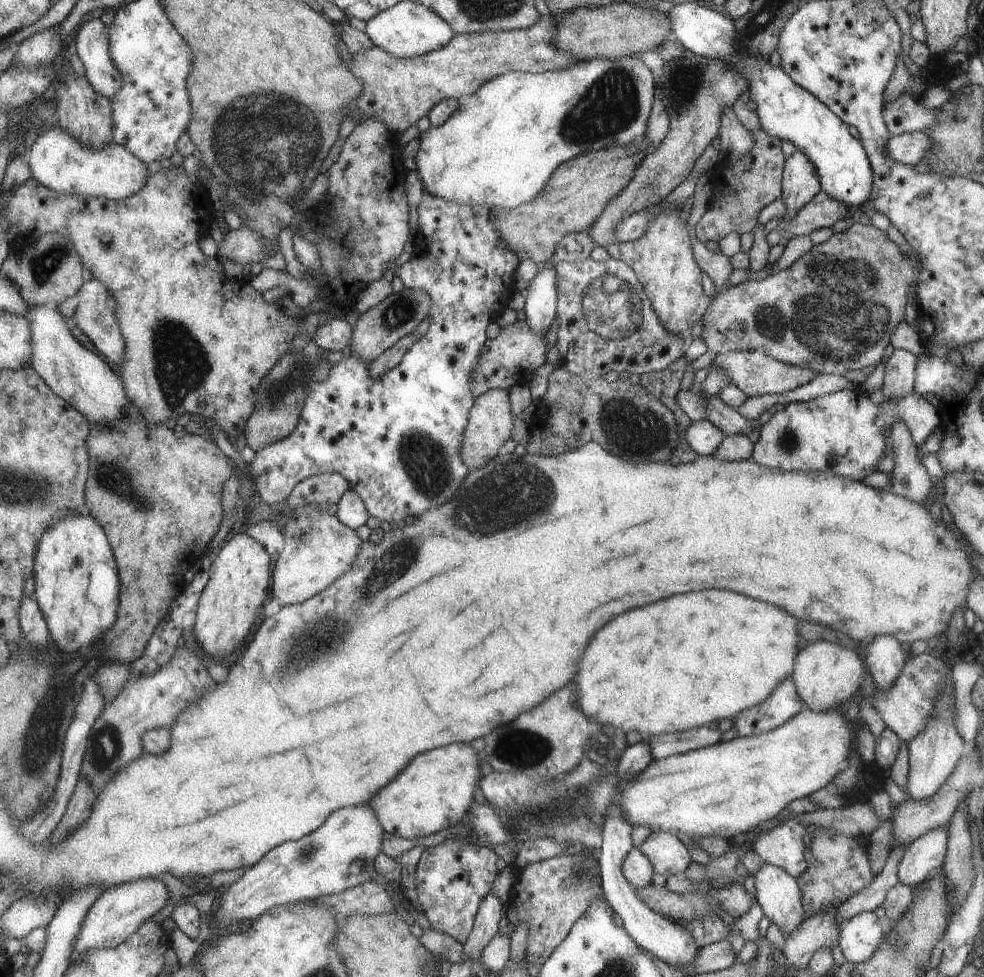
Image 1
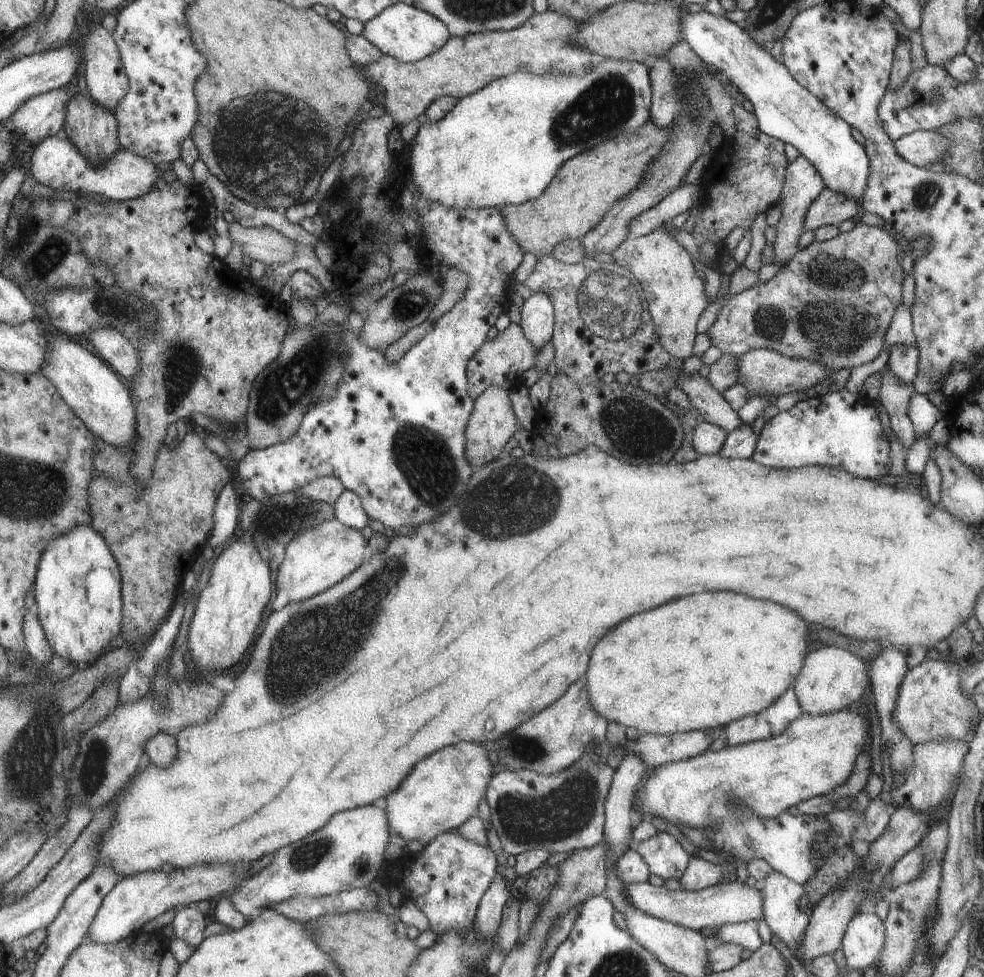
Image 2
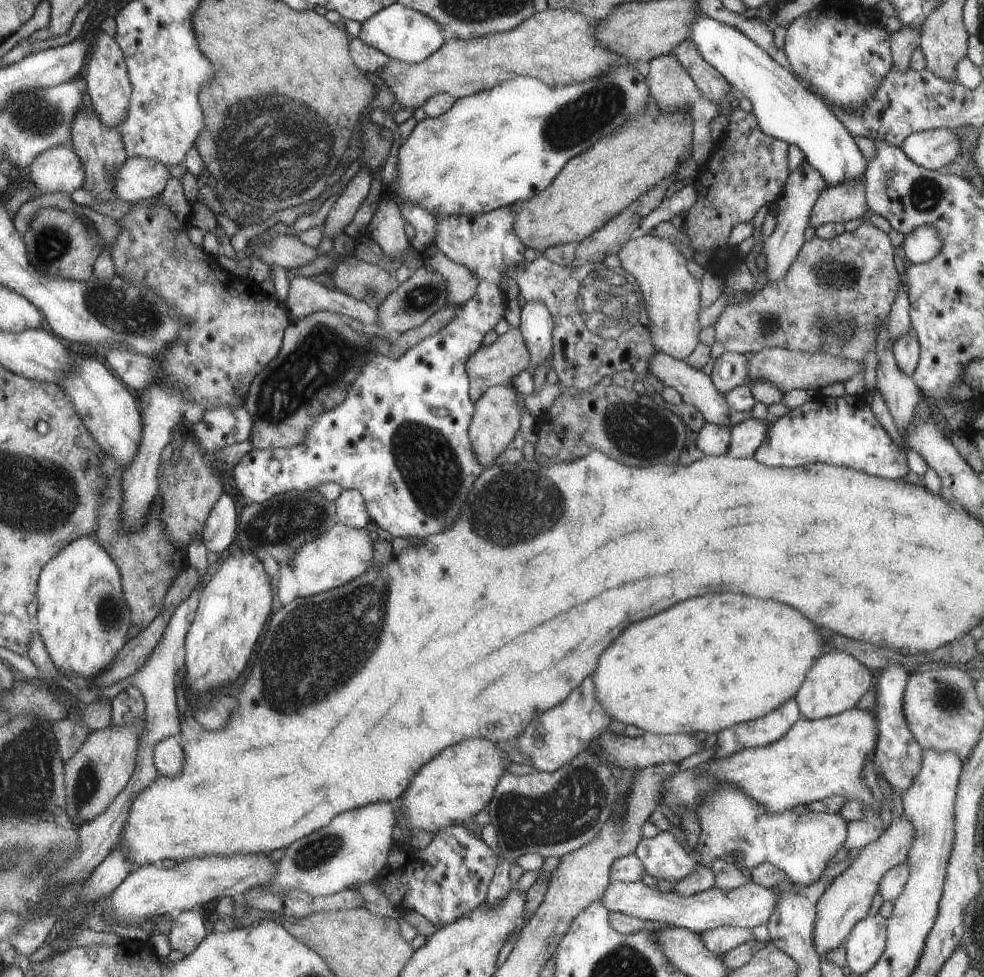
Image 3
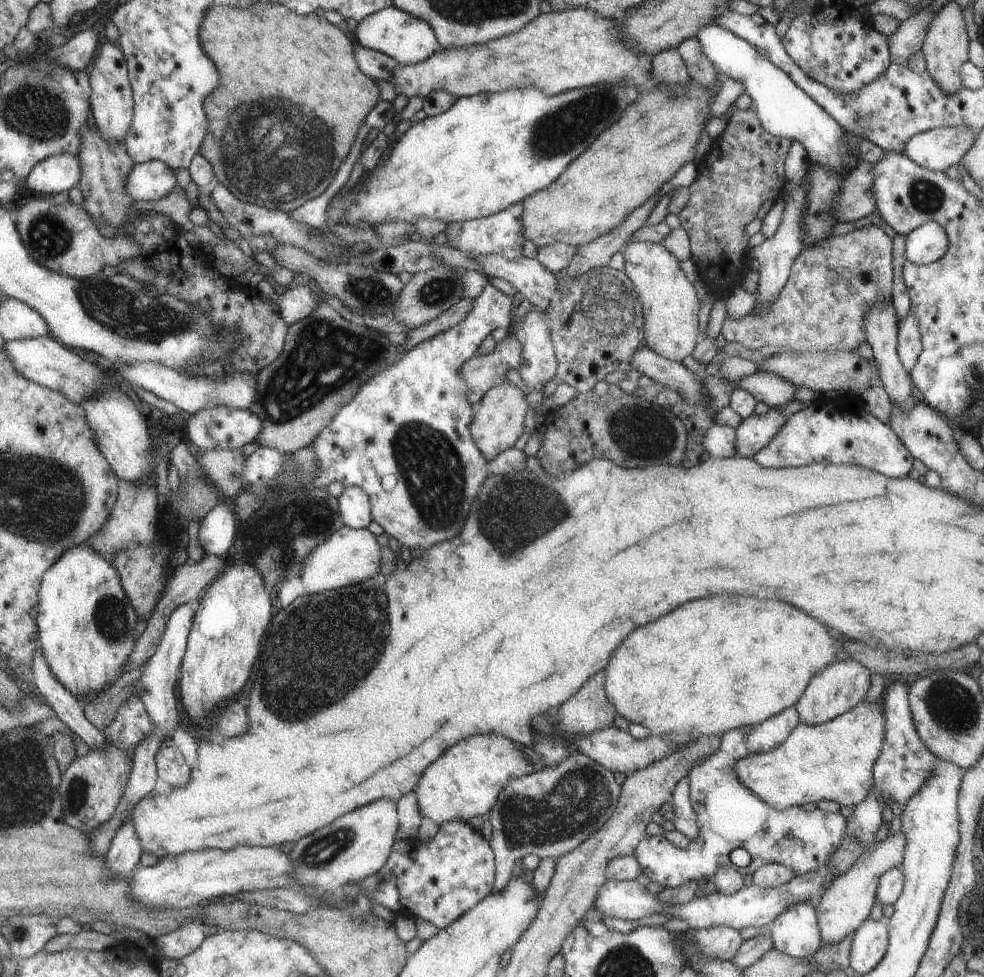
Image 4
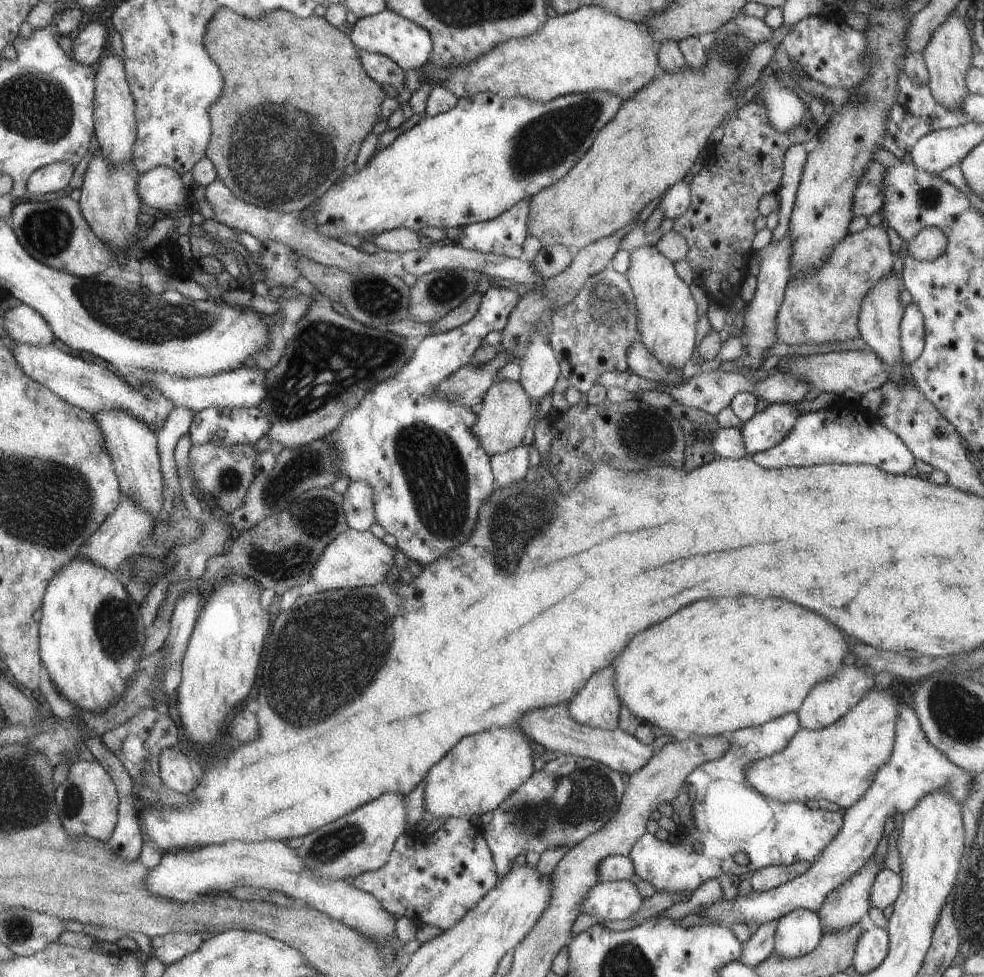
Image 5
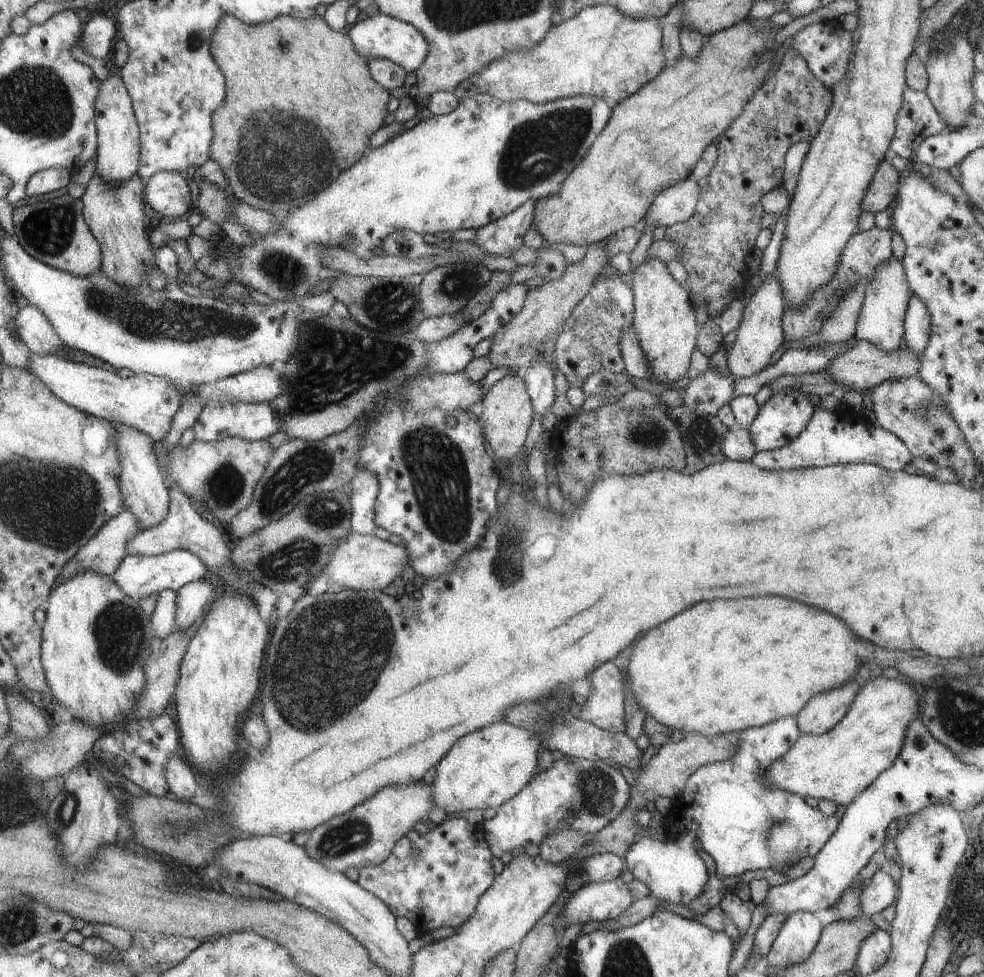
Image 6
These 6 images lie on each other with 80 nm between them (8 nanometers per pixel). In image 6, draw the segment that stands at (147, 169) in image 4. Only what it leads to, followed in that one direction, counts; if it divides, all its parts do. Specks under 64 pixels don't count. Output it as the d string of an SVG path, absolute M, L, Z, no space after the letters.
M157 171L145 180L144 188L145 202L155 212L167 218L177 220L181 215L186 214L188 209L194 205L189 199L189 189L185 180L179 173L173 171Z

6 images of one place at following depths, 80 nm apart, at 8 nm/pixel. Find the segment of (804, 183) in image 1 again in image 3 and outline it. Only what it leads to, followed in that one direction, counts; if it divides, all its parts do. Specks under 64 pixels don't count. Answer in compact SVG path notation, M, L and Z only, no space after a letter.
M805 160L793 168L789 172L788 181L785 182L784 193L777 198L777 213L775 215L776 223L773 233L769 237L763 239L761 246L761 254L765 256L765 274L767 274L767 282L779 281L787 268L793 262L793 258L797 256L797 252L804 244L803 233L808 227L809 212L819 197L819 192L826 188L826 183L821 178L821 174L814 170Z

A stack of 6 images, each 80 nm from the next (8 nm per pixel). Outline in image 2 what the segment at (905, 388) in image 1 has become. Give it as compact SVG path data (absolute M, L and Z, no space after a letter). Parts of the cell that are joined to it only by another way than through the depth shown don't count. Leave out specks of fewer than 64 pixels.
M905 344L891 346L891 353L884 369L889 370L901 384L912 384L919 371L919 348Z

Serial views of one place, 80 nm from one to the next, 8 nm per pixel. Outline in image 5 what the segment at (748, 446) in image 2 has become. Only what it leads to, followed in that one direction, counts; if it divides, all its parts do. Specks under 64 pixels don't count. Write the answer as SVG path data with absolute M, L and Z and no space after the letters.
M769 403L740 426L740 433L748 456L766 451L783 441L803 414L795 403Z

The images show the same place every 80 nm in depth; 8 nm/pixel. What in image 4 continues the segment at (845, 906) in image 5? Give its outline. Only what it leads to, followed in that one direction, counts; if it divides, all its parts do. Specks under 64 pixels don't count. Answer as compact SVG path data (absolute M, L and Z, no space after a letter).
M899 828L897 832L886 836L881 842L869 844L868 850L857 858L852 869L847 870L845 874L833 878L828 889L825 890L820 902L817 902L817 918L819 926L819 942L823 944L837 944L847 936L853 933L866 919L875 900L875 892L878 886L879 876L900 865L903 860L905 848L905 834Z

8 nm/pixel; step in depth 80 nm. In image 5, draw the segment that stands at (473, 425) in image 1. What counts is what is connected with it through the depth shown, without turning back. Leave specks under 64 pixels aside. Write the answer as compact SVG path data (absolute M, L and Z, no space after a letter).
M511 379L495 380L480 403L481 409L477 412L473 434L477 434L478 441L485 447L486 453L503 454L517 448L523 438L523 432L531 420L531 402L529 402L529 396L525 394L522 384Z

